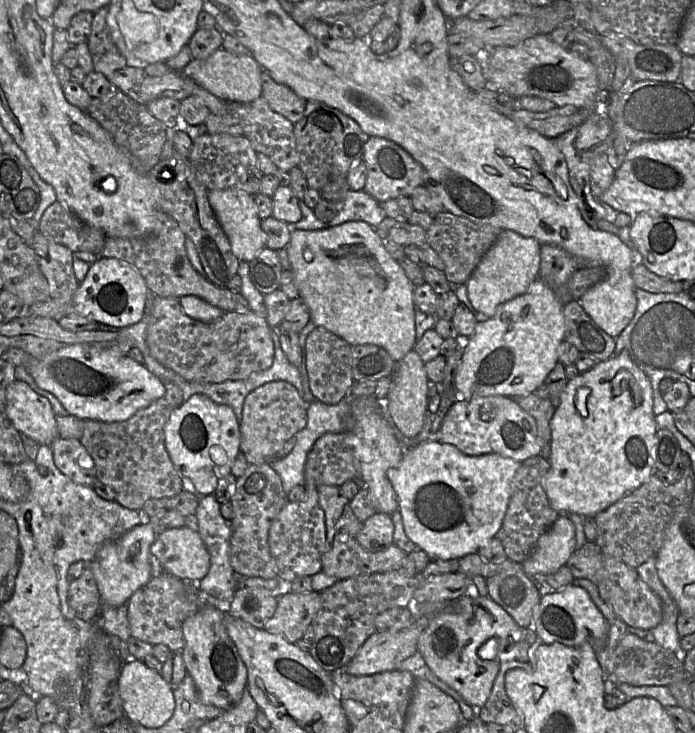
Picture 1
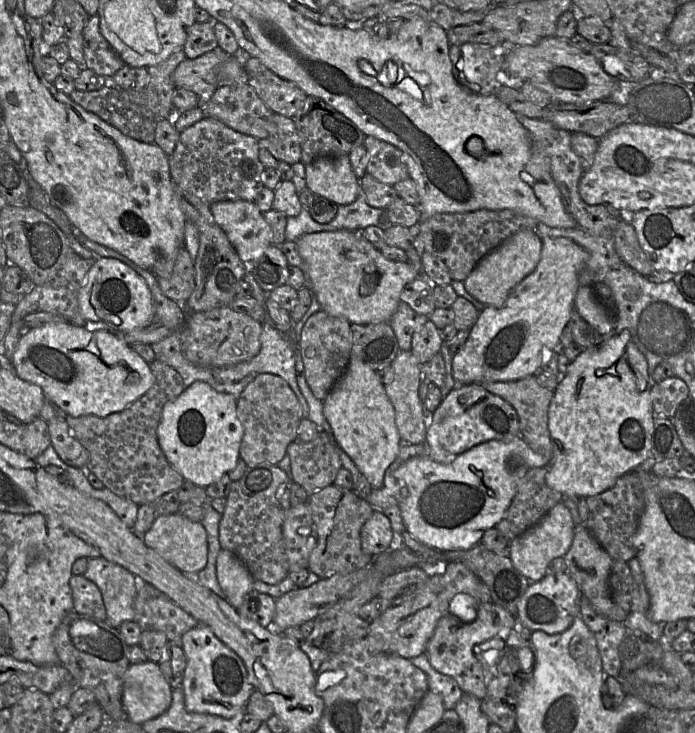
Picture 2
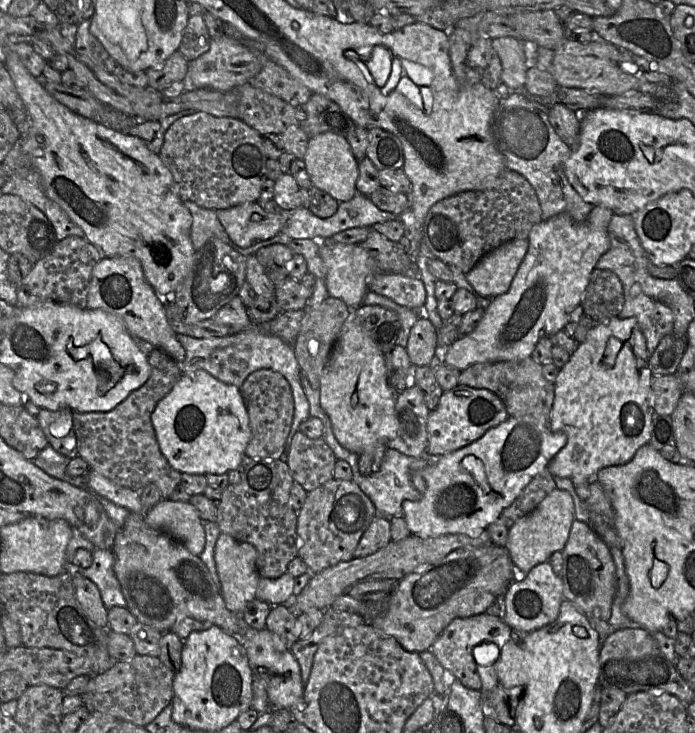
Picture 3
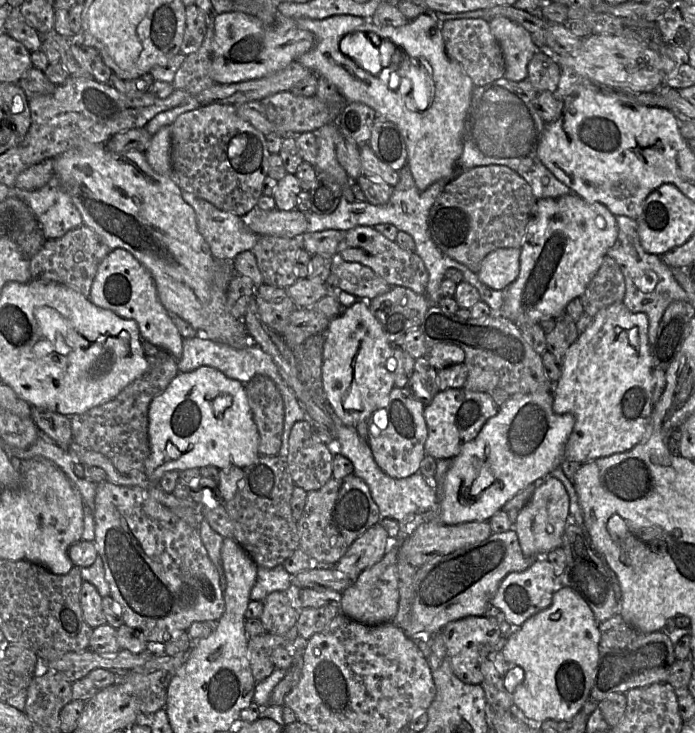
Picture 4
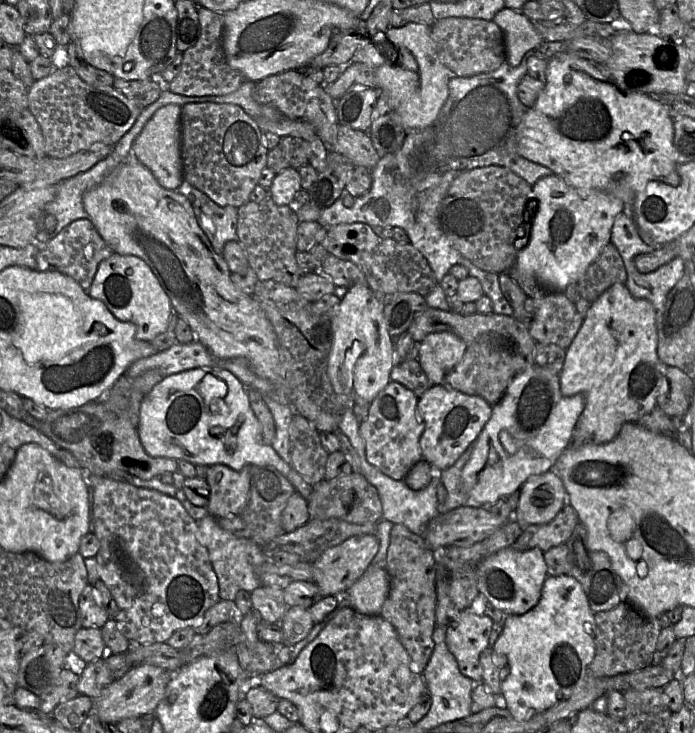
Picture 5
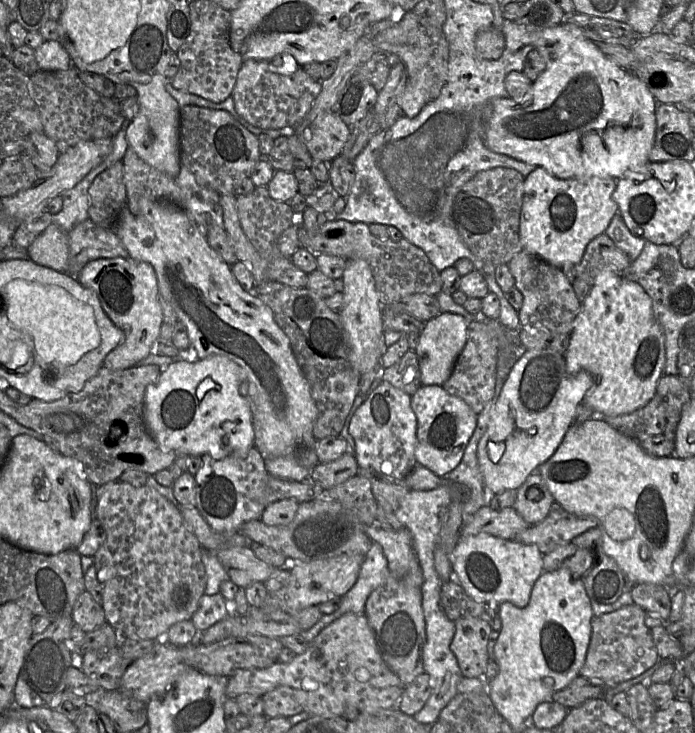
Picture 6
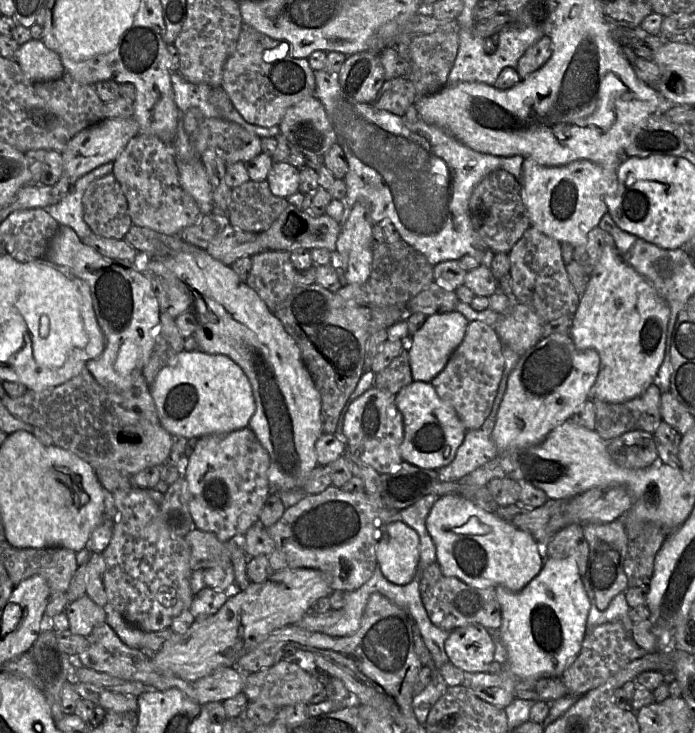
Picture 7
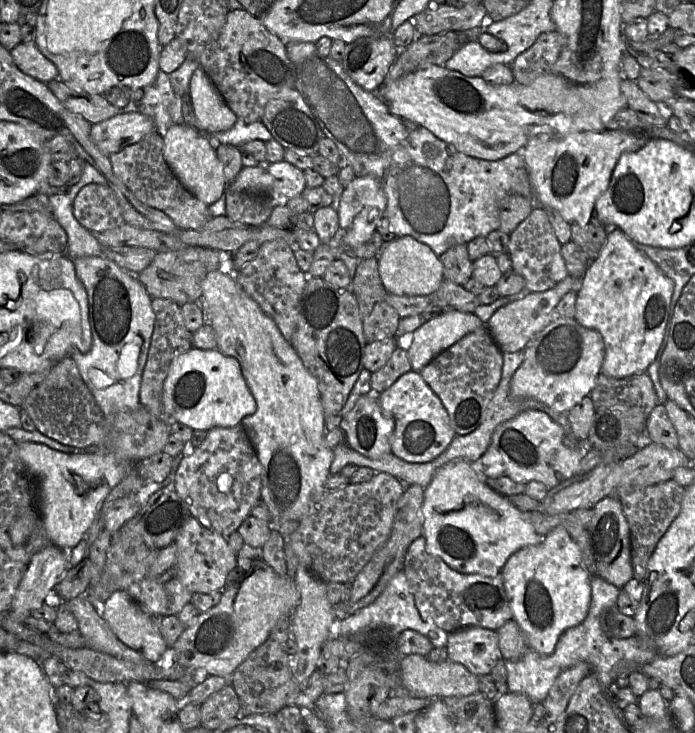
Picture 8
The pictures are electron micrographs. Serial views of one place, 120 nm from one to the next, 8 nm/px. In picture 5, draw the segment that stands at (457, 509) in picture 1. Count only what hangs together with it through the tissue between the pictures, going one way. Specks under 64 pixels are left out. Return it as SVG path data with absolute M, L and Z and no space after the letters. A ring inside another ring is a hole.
M534 365L516 375L502 399L492 406L491 416L475 441L471 456L462 470L462 484L466 495L464 506L488 506L520 490L532 477L551 470L561 454L570 446L575 425L585 406L585 398L582 394L563 396L559 375Z

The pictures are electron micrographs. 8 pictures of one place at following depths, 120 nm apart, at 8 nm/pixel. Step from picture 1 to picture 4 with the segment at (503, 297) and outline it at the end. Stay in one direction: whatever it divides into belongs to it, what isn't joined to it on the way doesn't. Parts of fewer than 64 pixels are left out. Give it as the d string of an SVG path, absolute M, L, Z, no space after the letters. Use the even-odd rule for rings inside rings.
M499 248L490 252L477 272L480 281L494 290L506 290L518 277L520 254L520 248Z

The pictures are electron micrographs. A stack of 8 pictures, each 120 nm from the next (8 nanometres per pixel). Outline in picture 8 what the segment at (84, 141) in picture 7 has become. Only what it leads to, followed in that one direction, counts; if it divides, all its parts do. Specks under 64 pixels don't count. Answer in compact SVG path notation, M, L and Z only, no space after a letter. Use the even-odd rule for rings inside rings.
M123 113L91 125L90 135L101 152L110 156L139 142L155 130L153 120L142 113Z

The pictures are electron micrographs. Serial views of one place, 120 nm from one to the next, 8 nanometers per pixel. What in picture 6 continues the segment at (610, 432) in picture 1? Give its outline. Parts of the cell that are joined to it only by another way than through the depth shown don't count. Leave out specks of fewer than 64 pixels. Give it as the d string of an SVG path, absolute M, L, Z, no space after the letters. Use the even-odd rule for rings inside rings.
M611 269L600 271L573 322L564 359L569 374L585 371L592 376L593 383L584 401L596 416L629 414L645 406L656 395L657 384L664 375L665 335L654 317L652 300L643 287Z

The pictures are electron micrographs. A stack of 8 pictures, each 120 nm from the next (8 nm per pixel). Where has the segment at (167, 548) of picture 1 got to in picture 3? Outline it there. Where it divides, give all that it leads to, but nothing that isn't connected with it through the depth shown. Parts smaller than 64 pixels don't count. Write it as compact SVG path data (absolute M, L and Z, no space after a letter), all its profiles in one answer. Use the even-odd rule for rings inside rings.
M161 500L145 513L146 524L183 544L195 556L205 548L206 536L197 509L189 502Z

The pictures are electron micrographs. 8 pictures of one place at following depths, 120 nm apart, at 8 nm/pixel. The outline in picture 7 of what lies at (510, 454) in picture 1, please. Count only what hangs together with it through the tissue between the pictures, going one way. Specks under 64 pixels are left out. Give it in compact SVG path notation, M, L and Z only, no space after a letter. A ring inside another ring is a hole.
M413 381L402 388L395 395L395 403L404 423L404 438L400 446L403 461L436 471L449 465L467 432L455 409L439 397L431 383L422 381Z

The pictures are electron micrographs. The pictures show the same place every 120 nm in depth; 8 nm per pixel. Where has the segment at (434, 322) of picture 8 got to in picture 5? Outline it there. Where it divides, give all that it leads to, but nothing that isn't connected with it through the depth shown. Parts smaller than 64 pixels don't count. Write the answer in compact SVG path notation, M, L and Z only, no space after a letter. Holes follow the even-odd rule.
M451 332L432 333L426 336L421 342L417 360L431 384L440 385L442 384L446 374L450 372L462 359L466 348L467 344Z

